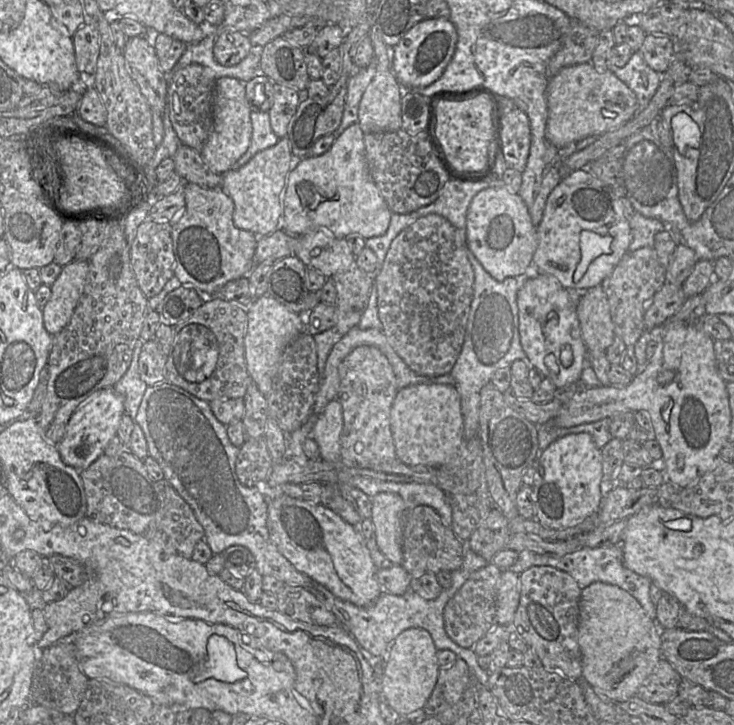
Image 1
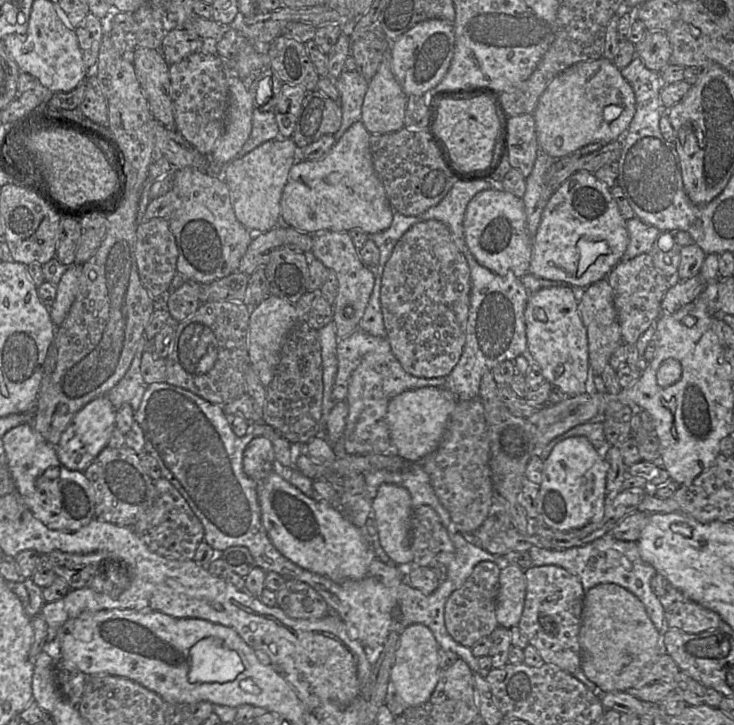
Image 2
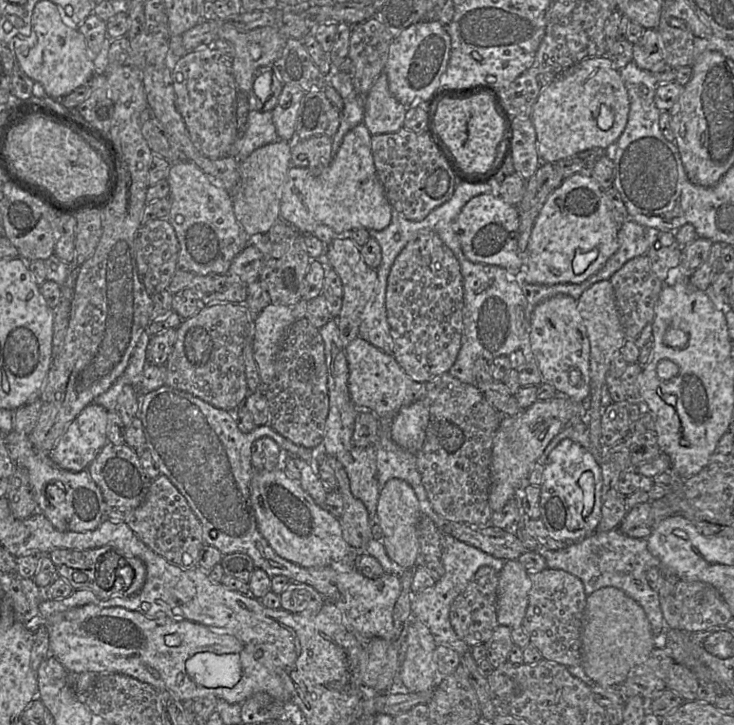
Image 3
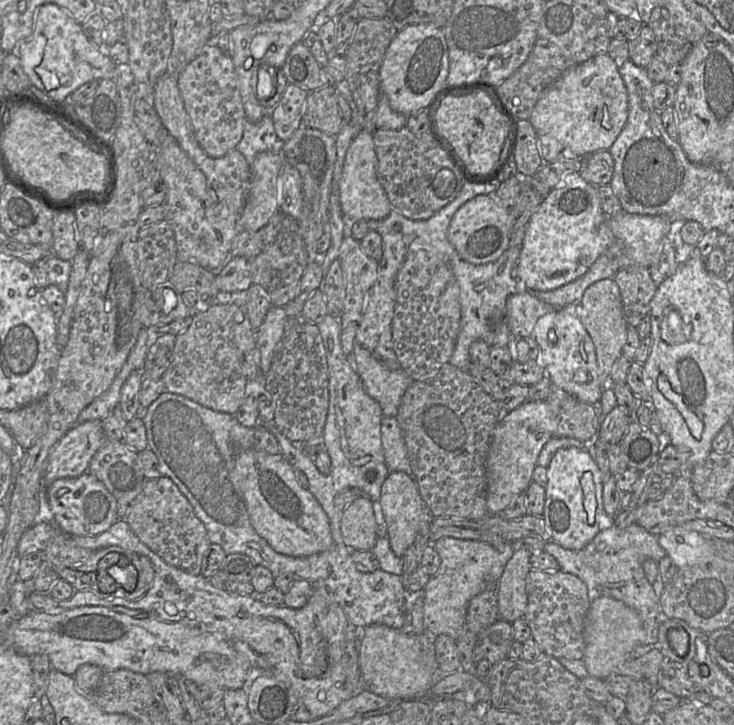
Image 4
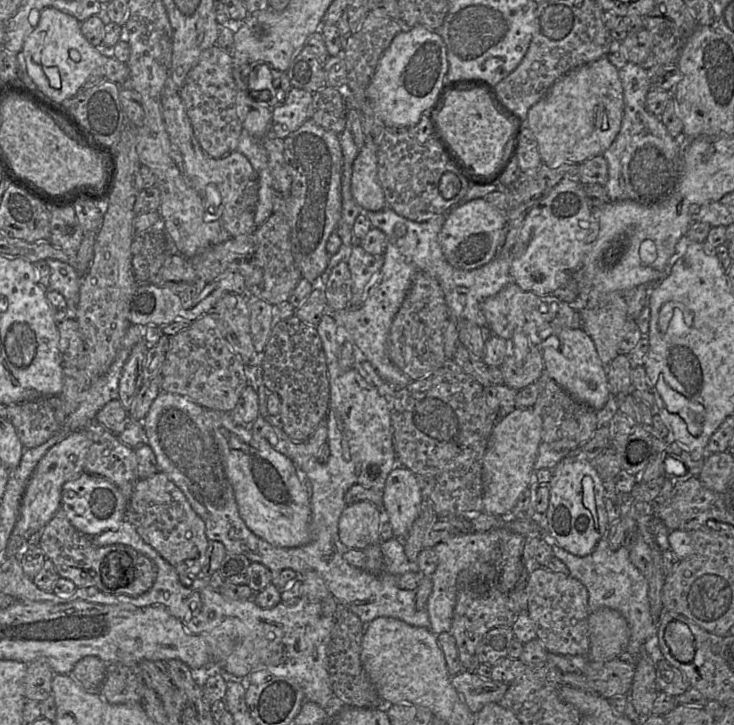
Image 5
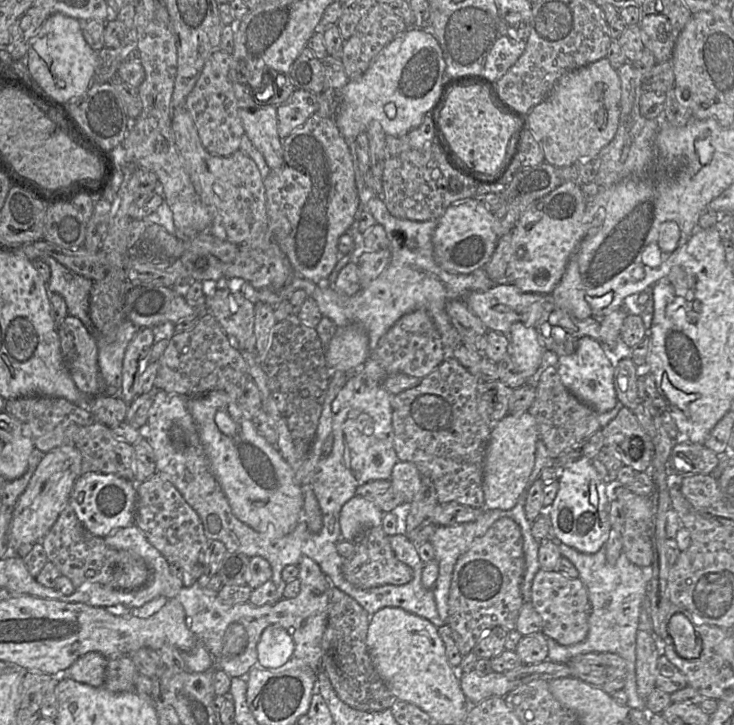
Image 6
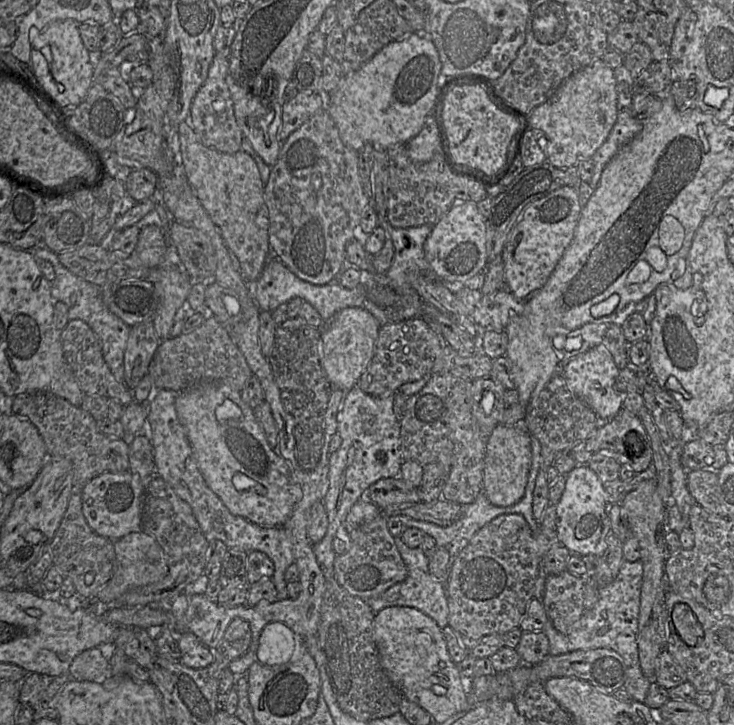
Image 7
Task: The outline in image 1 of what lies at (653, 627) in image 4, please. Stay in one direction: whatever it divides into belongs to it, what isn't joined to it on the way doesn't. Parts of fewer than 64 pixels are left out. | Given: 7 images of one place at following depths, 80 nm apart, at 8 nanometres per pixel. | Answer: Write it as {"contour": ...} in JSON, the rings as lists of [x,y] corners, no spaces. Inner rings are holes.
{"contour":[[[620,544],[583,547],[562,557],[552,557],[547,554],[523,550],[518,553],[516,562],[509,569],[517,574],[521,574],[532,566],[551,566],[565,571],[577,581],[581,590],[597,581],[616,585],[631,594],[641,604],[650,618],[656,619],[657,606],[653,604],[650,598],[652,581],[650,578],[637,574],[625,567],[623,550]]]}

